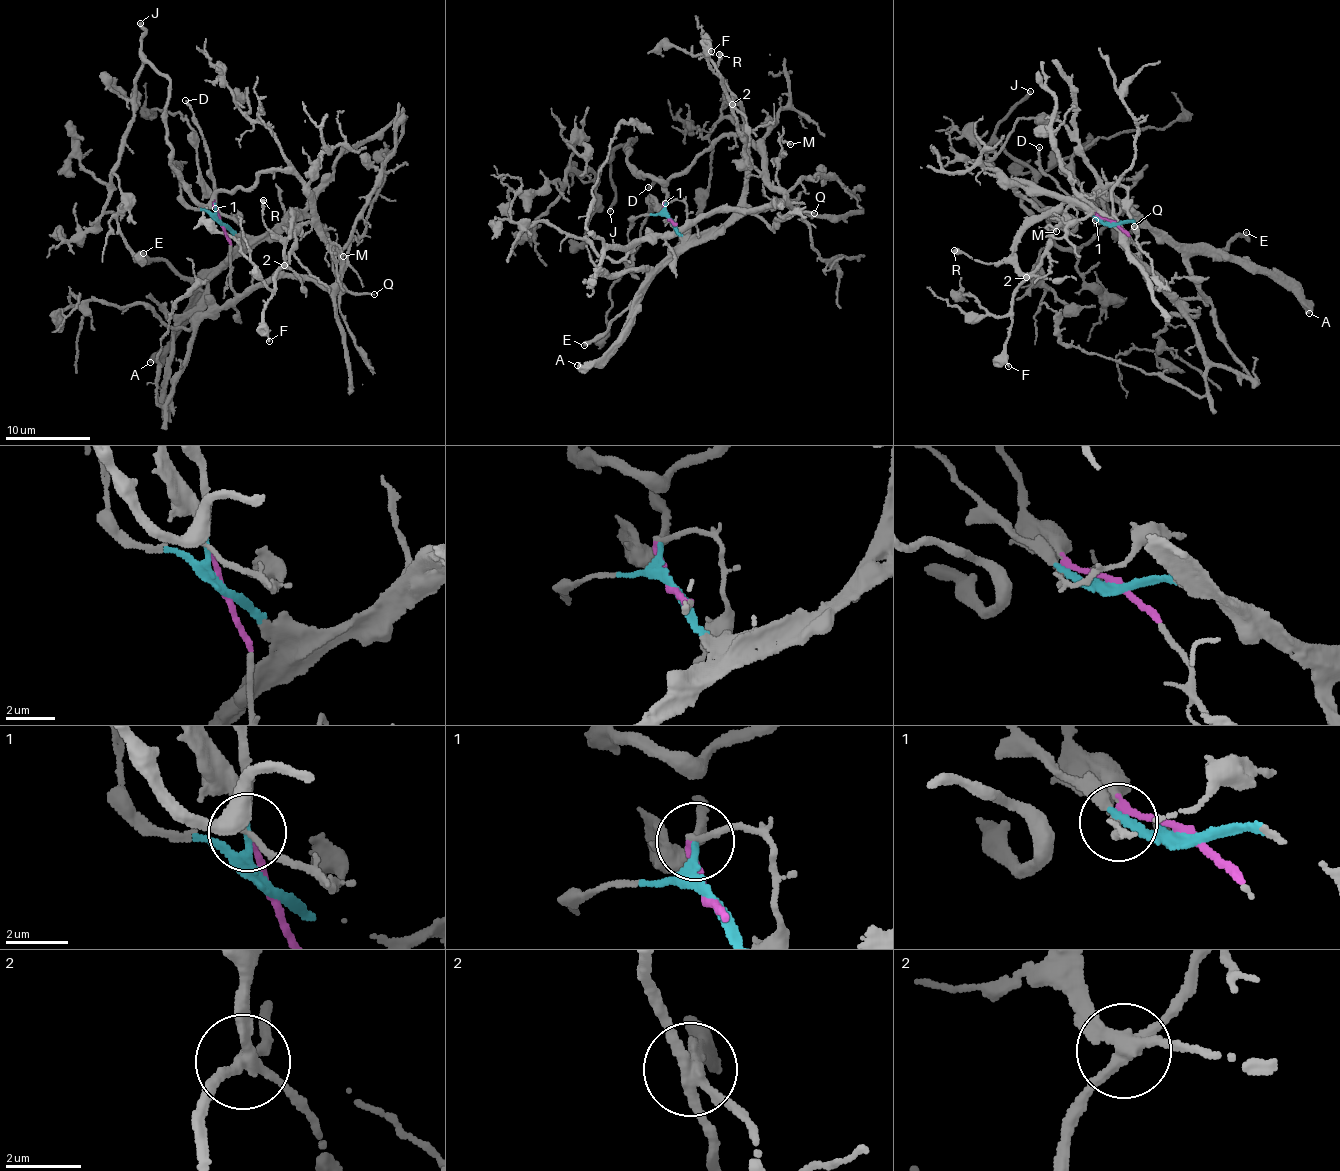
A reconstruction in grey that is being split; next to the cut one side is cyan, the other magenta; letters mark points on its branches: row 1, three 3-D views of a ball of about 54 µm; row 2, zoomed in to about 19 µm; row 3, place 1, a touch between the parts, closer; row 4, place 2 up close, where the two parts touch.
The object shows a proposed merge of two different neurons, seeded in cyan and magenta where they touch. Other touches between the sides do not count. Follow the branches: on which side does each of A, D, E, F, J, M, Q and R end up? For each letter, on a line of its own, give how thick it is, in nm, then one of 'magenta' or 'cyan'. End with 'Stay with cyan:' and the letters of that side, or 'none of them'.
A: 480 nm | cyan
D: 160 nm | cyan
E: 240 nm | cyan
F: 130 nm | magenta
J: 280 nm | magenta
M: 110 nm | magenta
Q: 120 nm | cyan
R: 440 nm | cyan
Stay with cyan: A, D, E, Q, R

